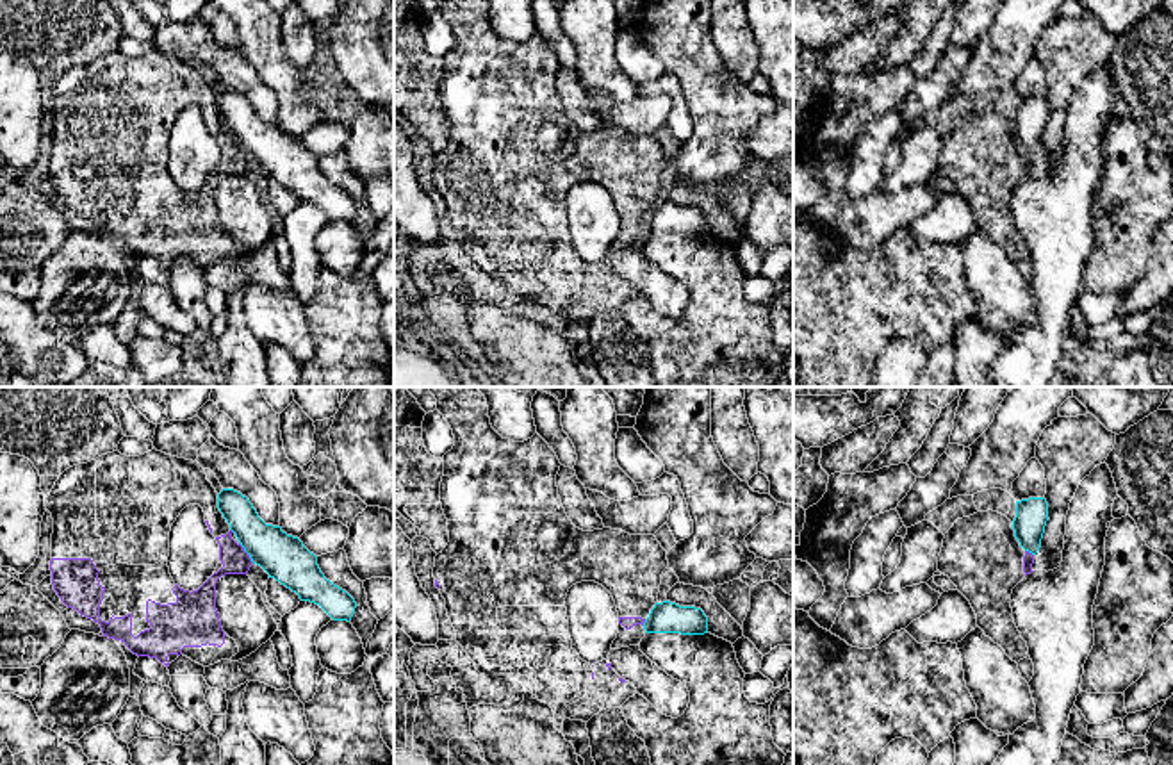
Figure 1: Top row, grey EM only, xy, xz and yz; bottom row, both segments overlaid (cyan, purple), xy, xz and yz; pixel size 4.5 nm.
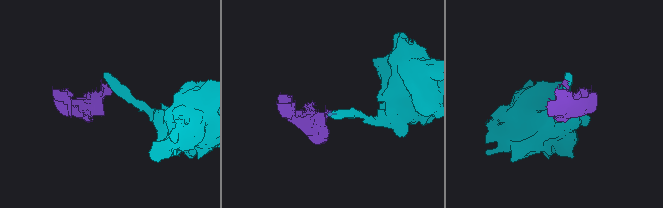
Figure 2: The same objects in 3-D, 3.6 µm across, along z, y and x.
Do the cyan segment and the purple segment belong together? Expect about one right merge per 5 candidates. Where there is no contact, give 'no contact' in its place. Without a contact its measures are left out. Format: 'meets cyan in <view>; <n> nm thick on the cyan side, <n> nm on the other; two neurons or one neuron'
meets cyan in xy; 200 nm thick on the cyan side, 120 nm on the other; two neurons

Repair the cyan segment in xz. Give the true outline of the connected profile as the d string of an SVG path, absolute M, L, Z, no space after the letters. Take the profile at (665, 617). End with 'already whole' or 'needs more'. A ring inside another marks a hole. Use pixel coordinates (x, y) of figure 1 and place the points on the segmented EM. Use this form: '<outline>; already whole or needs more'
M670 601L656 603L644 622L645 633L708 633L708 617L701 608L679 606Z; already whole

